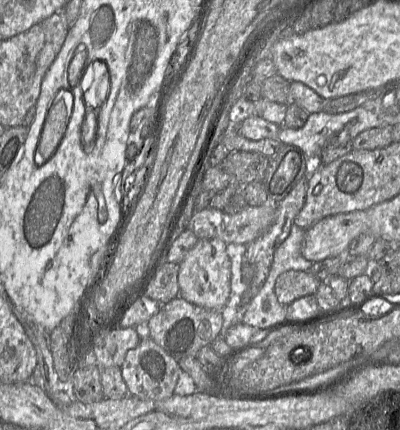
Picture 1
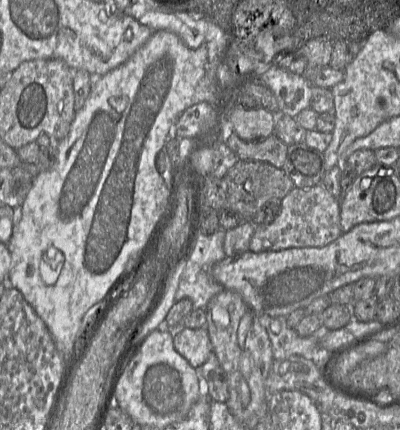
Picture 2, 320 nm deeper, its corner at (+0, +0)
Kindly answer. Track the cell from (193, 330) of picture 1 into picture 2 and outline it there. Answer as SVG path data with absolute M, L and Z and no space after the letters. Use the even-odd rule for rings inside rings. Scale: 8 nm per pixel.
M183 328L175 331L173 344L193 368L200 368L213 352L212 343L205 328Z

